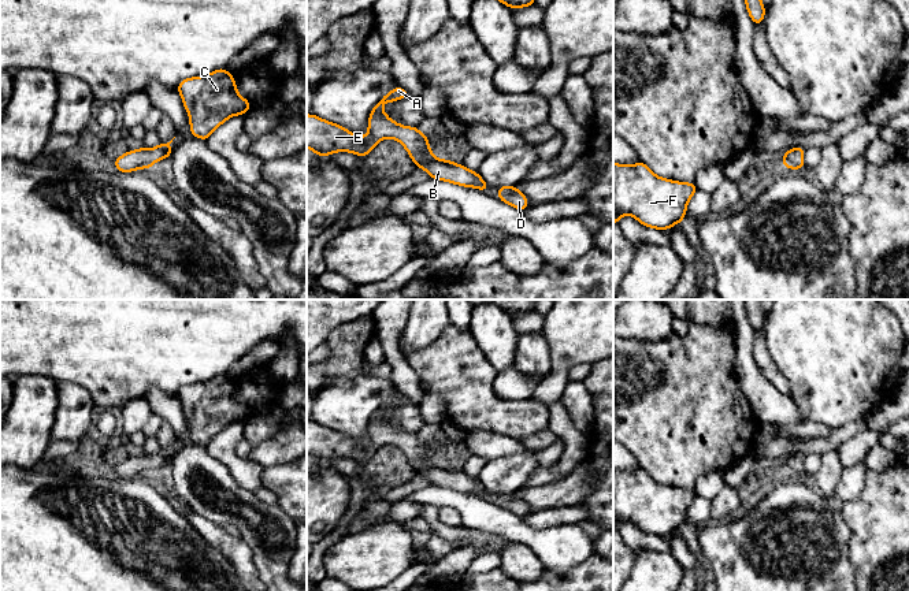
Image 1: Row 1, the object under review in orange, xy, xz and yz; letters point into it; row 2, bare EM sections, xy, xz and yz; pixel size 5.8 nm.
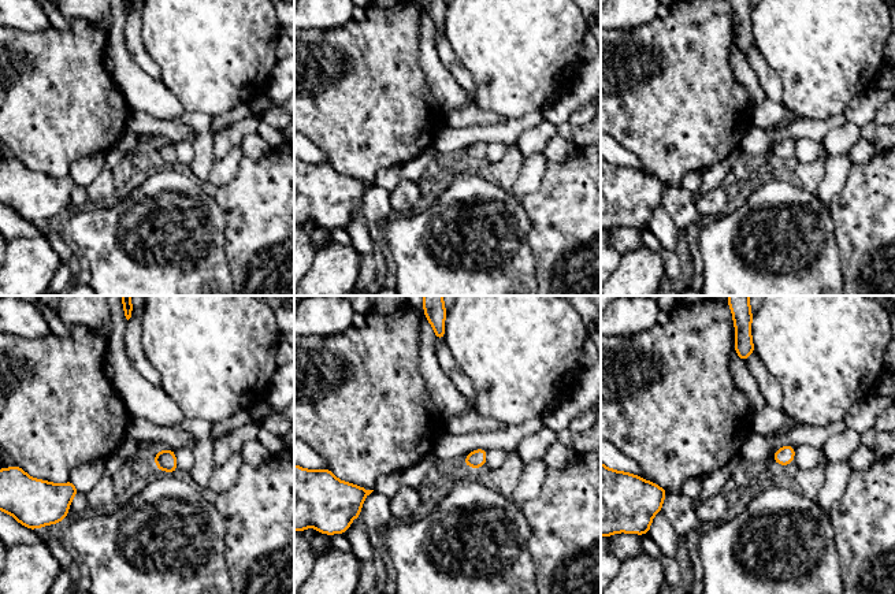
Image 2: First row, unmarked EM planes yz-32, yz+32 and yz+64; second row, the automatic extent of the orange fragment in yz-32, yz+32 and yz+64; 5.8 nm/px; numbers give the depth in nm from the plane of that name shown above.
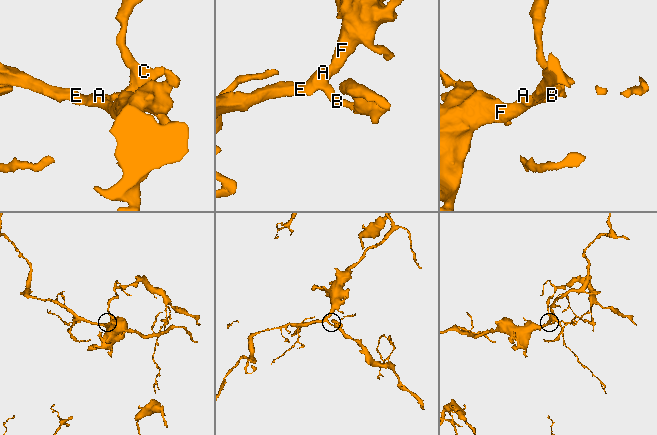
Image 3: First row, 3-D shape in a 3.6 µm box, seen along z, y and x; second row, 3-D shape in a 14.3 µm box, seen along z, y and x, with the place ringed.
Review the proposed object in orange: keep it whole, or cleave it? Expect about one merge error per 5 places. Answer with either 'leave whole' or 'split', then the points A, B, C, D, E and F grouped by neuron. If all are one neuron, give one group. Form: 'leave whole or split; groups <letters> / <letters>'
leave whole; groups A B C D E F

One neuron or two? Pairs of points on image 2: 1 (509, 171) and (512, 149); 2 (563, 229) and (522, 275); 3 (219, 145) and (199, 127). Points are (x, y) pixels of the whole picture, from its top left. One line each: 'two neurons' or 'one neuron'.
1: one neuron
2: two neurons
3: two neurons

